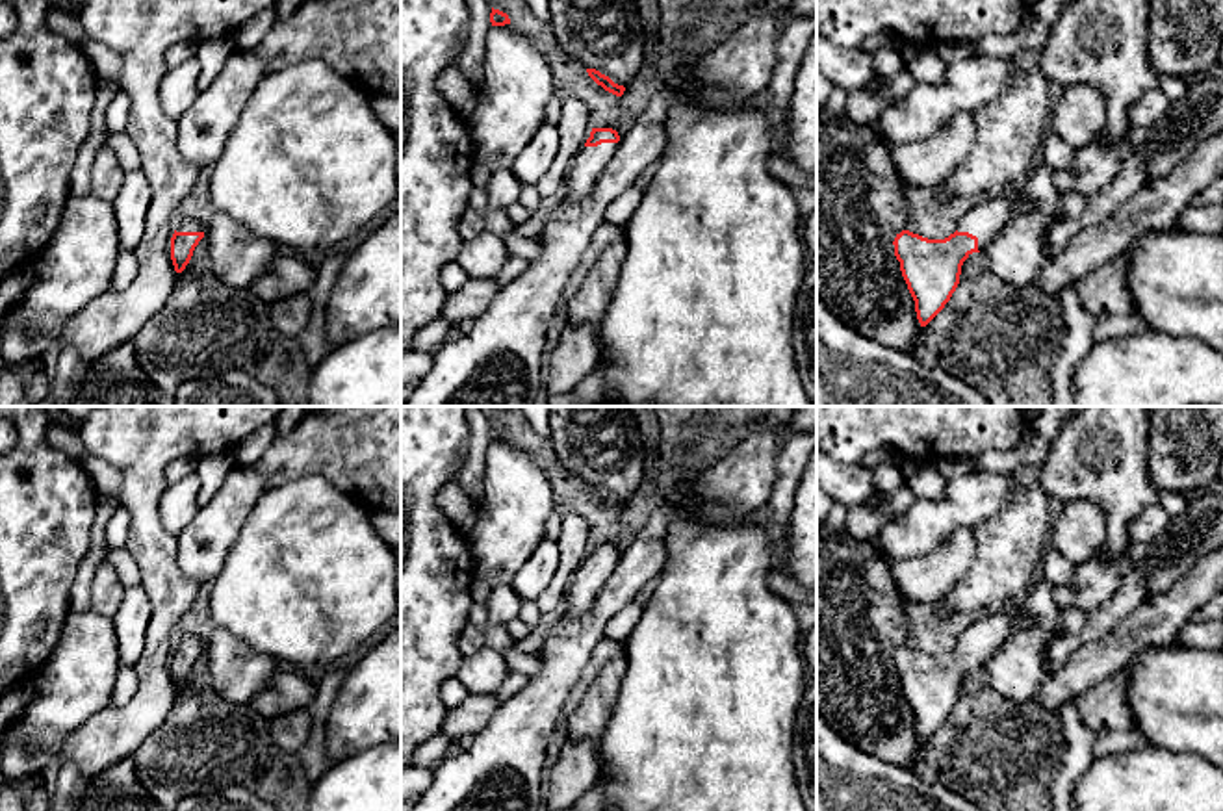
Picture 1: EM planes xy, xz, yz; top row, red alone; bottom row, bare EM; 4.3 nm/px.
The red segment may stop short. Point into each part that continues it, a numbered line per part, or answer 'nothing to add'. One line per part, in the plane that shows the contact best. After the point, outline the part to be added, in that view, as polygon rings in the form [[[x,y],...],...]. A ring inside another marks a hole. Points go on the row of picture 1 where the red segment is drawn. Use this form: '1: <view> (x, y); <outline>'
1: yz (986, 219); [[[1010,193],[989,195],[978,202],[958,225],[958,232],[969,232],[978,238],[978,251],[993,241],[1015,213],[1024,213],[1032,202]]]

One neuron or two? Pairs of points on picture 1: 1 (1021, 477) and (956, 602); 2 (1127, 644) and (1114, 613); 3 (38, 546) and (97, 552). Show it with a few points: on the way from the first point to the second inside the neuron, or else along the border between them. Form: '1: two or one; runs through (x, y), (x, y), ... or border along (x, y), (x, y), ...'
1: one; runs through (1023, 509), (1023, 524), (1010, 548), (988, 570)
2: two; border along (1144, 600), (1112, 631), (1081, 646)
3: two; border along (97, 509), (90, 550), (69, 591)

